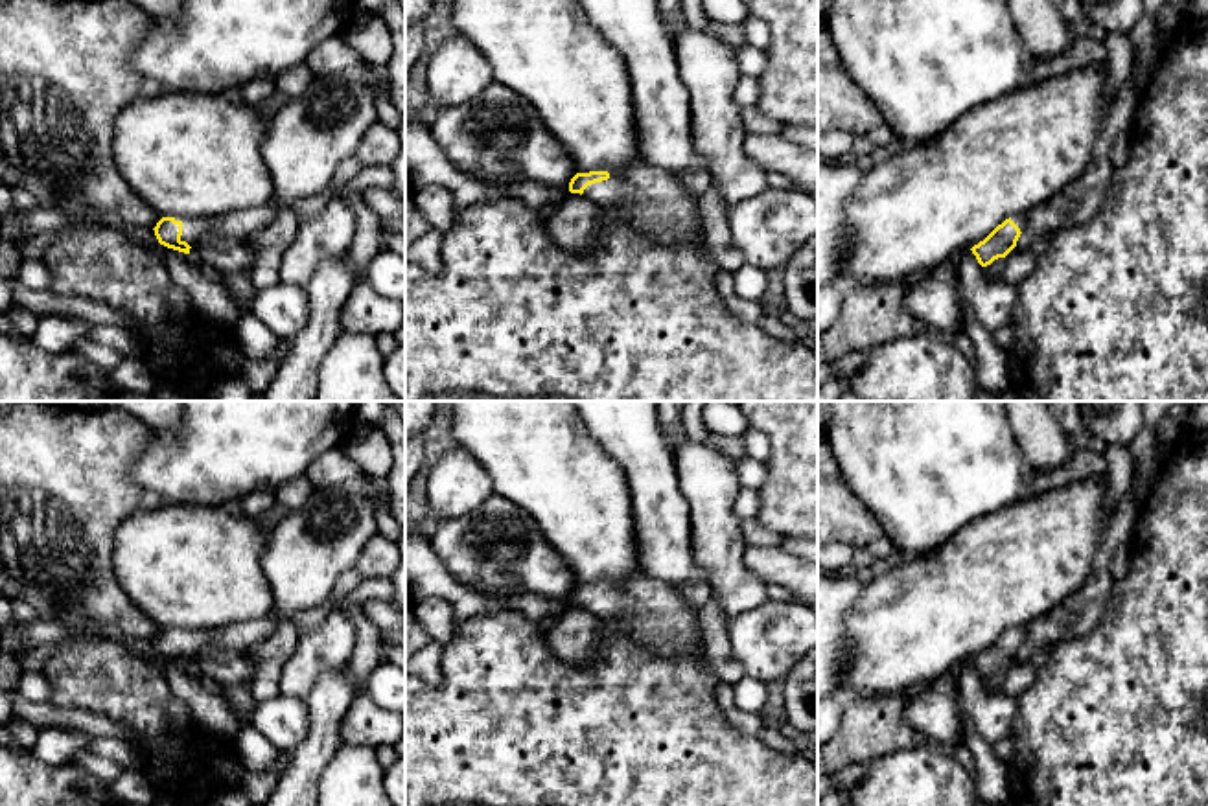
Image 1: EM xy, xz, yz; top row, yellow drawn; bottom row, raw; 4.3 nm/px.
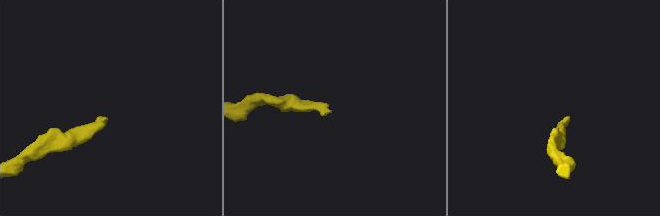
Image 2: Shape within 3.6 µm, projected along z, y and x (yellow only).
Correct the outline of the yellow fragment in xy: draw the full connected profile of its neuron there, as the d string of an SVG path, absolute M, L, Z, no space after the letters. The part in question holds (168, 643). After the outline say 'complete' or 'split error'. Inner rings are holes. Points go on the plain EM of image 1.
M263 616L217 629L162 629L153 642L160 657L190 666L203 648L249 651L271 637L276 626L269 616Z; split error

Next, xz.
M645 572L619 583L576 585L569 604L587 609L598 620L617 622L626 635L659 655L705 648L696 613L683 594Z; split error

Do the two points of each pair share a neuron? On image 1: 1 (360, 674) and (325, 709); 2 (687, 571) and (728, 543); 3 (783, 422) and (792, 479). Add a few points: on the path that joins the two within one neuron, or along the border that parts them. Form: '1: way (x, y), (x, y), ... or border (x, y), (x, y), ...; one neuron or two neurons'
1: border (348, 663), (352, 687), (358, 694); two neurons
2: border (691, 521), (695, 562), (708, 580); two neurons
3: way (792, 437), (792, 464); one neuron

